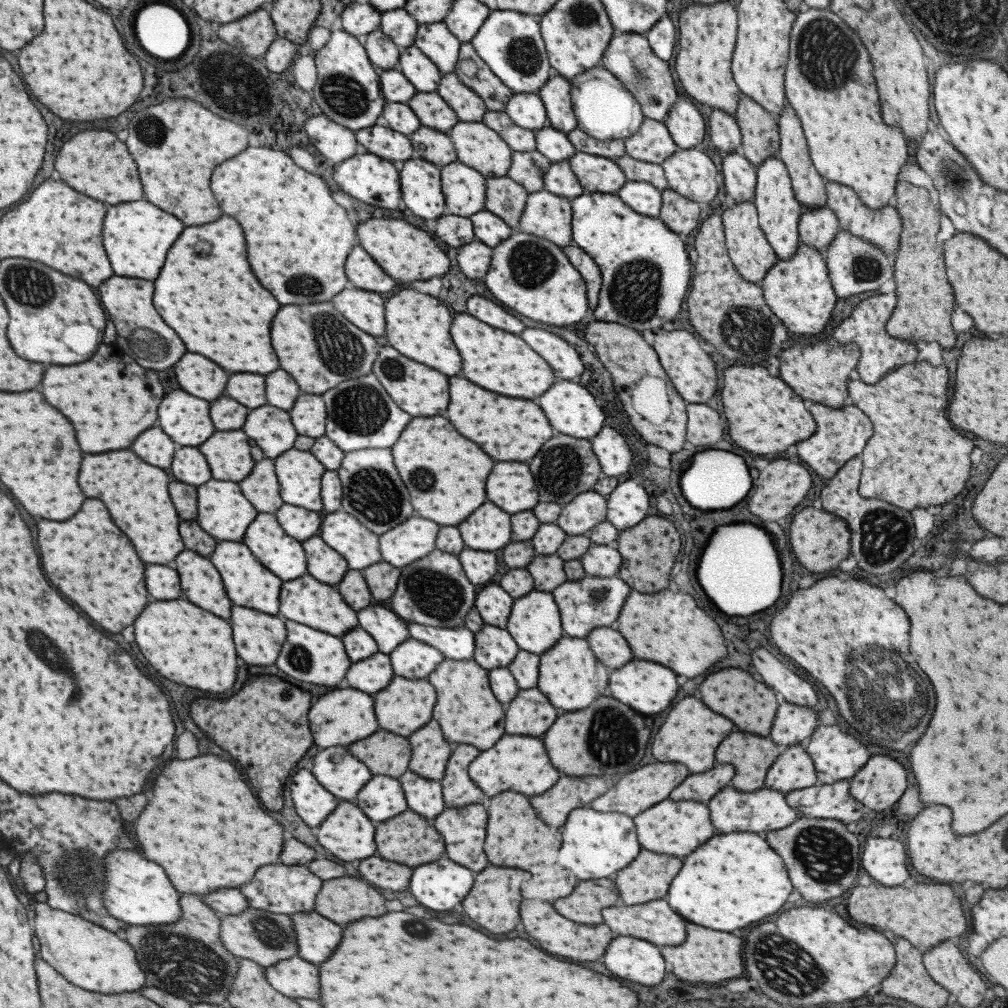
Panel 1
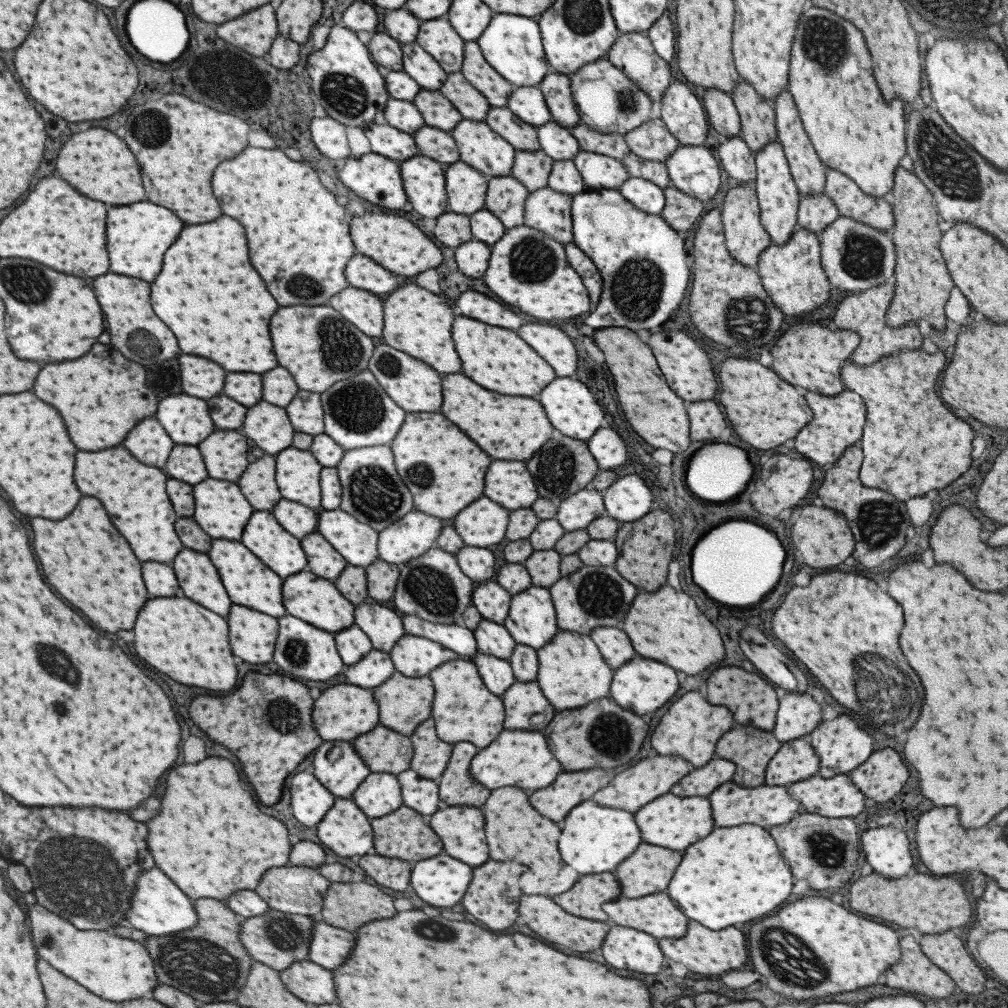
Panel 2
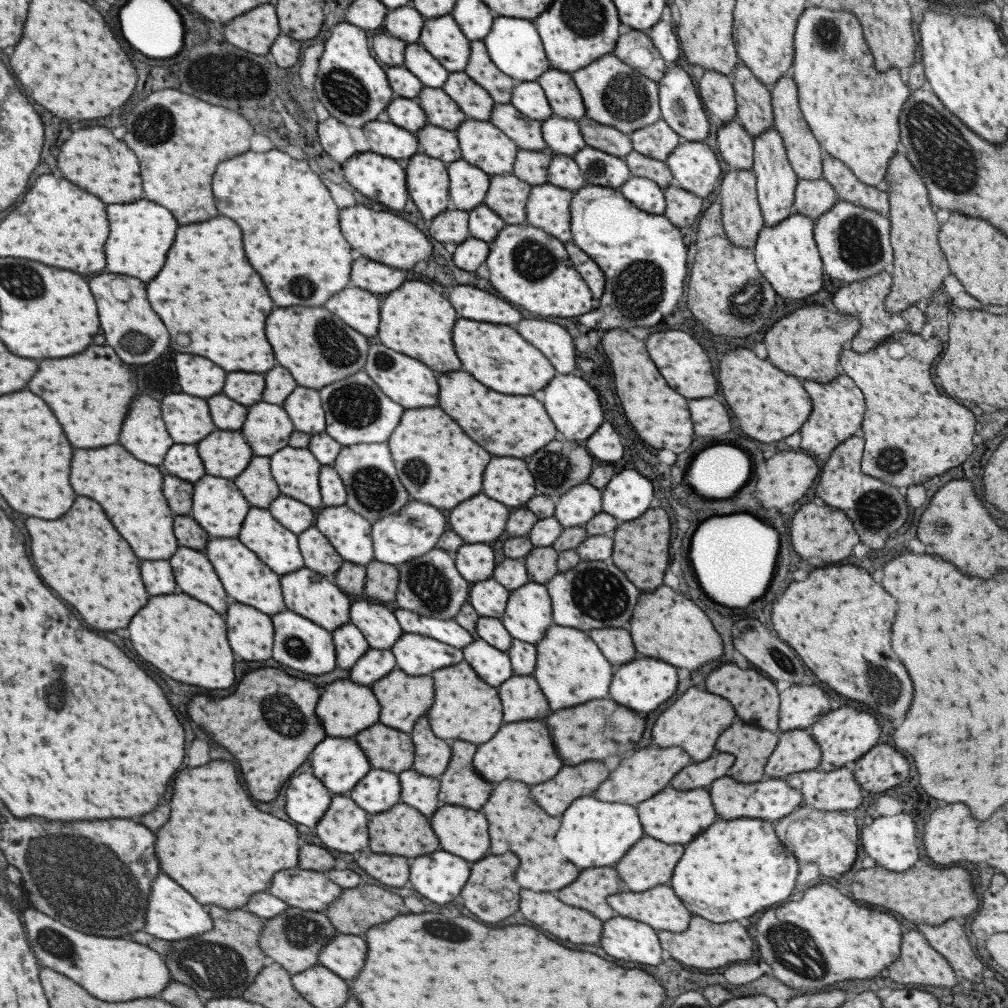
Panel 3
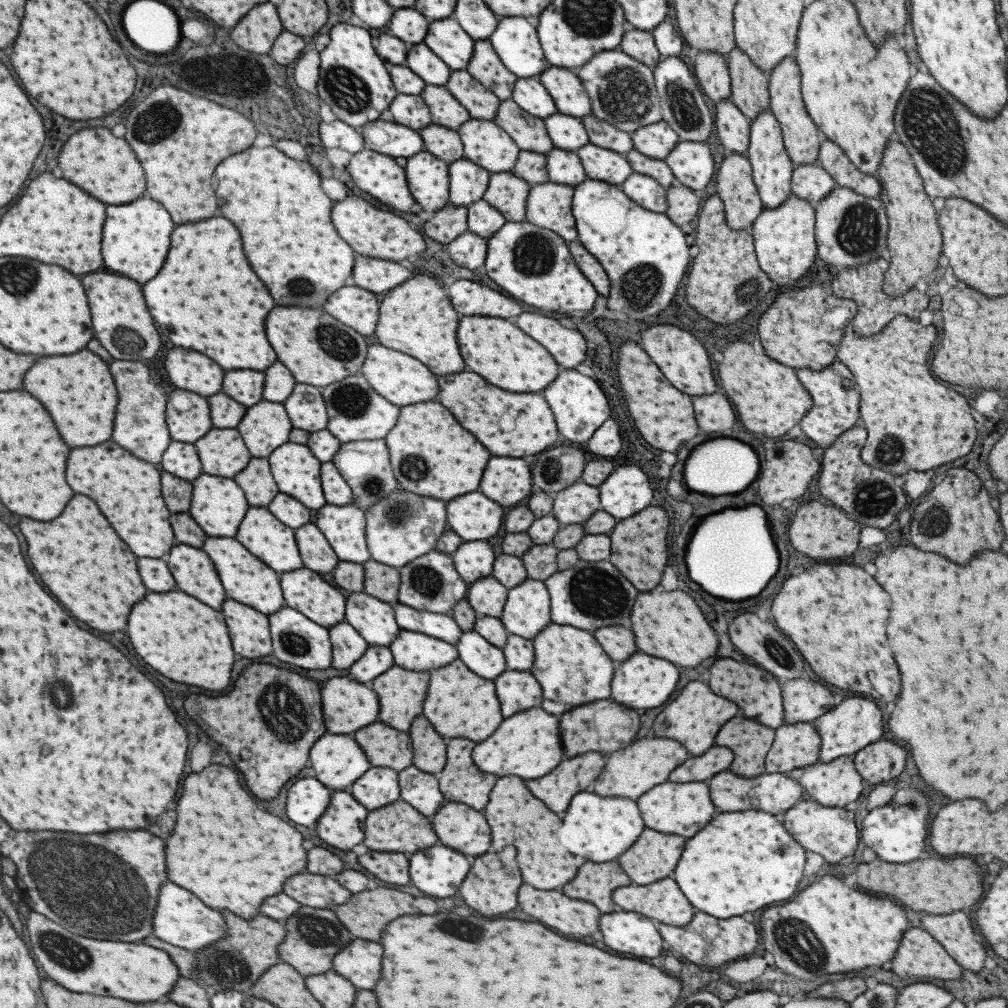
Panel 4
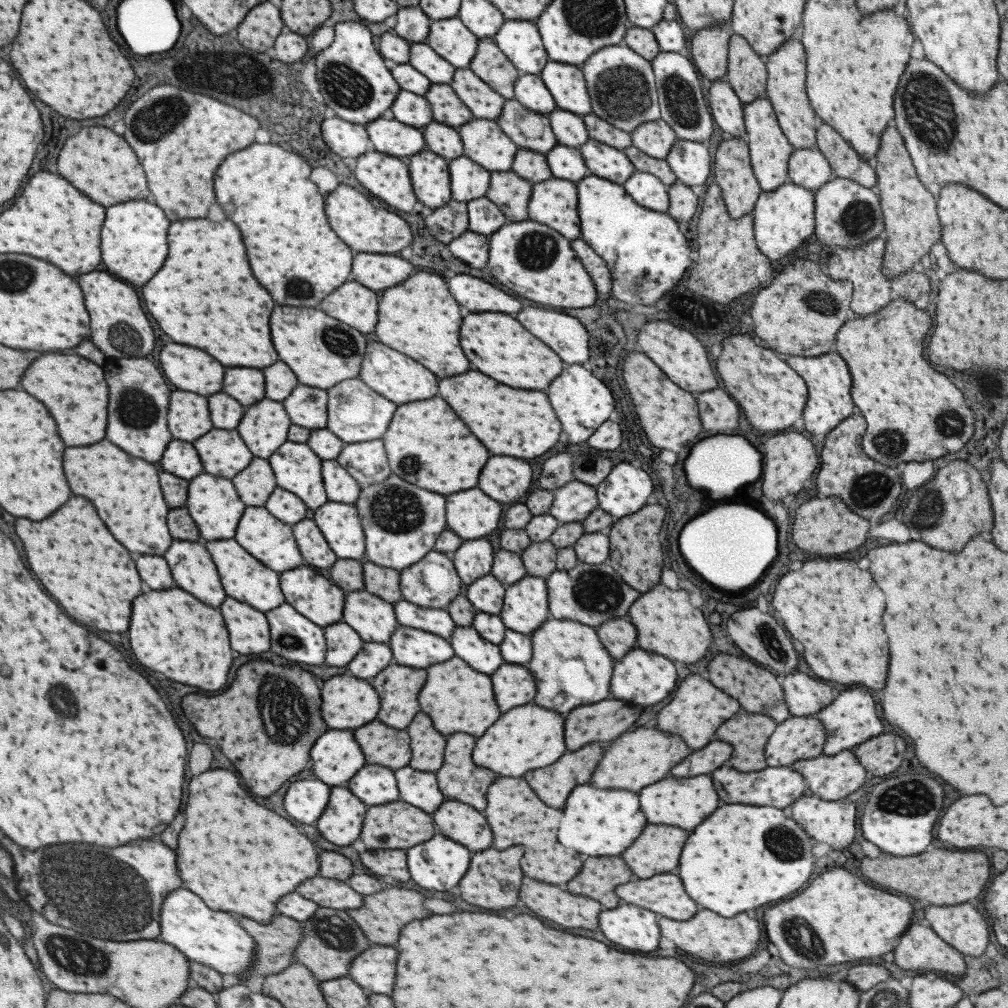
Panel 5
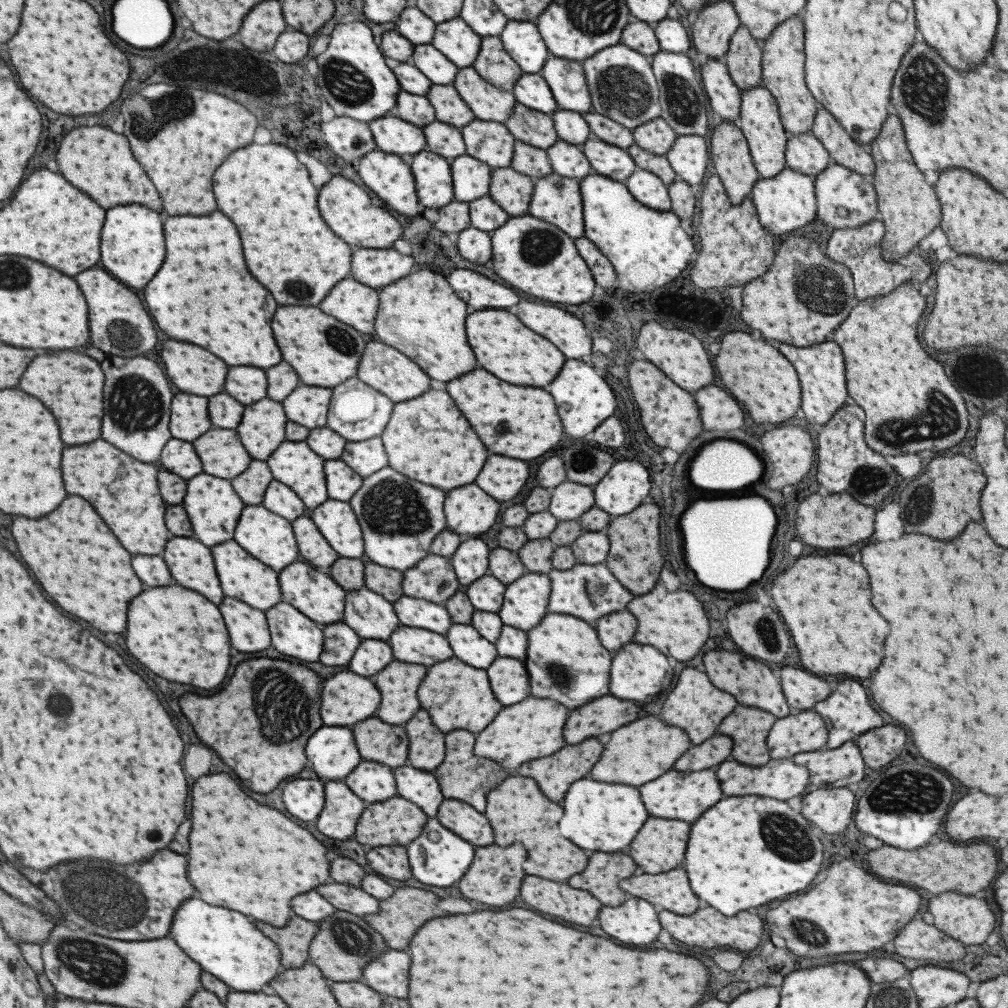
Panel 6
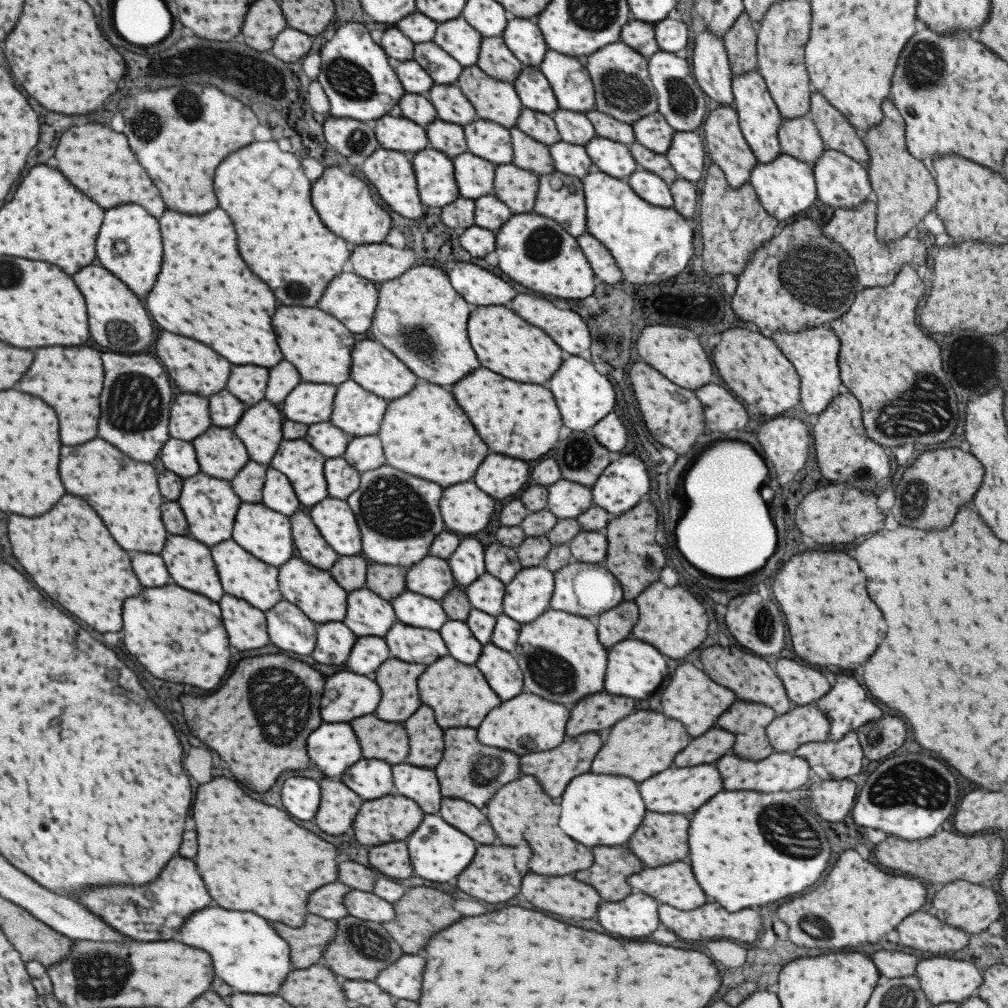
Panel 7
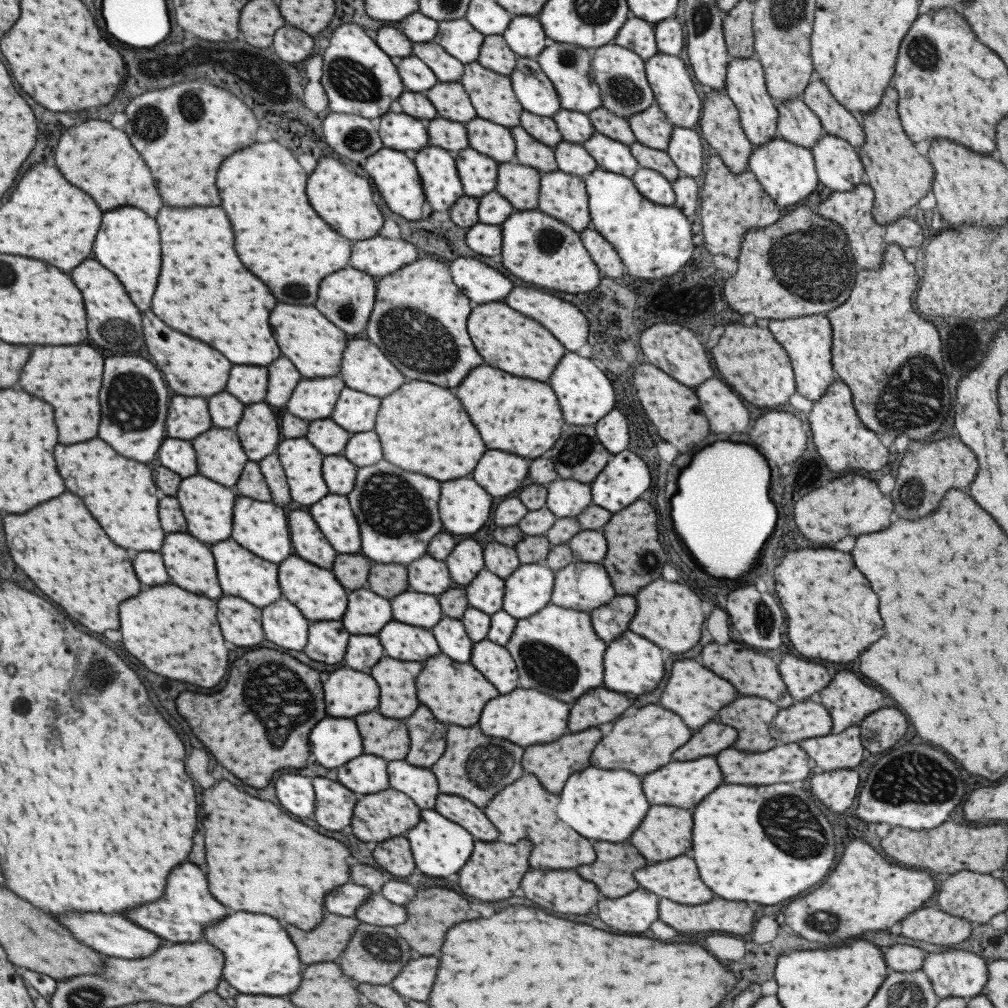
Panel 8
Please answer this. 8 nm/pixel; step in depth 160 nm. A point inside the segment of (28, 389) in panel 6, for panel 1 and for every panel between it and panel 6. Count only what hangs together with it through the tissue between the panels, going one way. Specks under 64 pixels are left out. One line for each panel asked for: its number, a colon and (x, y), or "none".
1: (89, 394)
2: (100, 397)
3: (89, 394)
4: (77, 390)
5: (73, 389)

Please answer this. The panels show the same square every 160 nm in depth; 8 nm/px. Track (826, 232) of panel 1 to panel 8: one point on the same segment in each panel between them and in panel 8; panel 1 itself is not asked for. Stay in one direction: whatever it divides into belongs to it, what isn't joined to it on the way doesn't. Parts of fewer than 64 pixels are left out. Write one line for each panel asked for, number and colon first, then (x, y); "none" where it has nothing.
2: (814, 213)
3: (812, 198)
4: (808, 181)
5: (807, 167)
6: (804, 153)
7: (797, 137)
8: (795, 123)

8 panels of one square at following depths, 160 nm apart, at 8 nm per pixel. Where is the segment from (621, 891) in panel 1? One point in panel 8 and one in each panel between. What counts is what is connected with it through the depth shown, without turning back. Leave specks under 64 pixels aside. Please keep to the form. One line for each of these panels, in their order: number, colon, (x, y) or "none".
2: (647, 871)
3: (649, 863)
4: (653, 856)
5: (656, 850)
6: (659, 846)
7: (661, 838)
8: (665, 831)

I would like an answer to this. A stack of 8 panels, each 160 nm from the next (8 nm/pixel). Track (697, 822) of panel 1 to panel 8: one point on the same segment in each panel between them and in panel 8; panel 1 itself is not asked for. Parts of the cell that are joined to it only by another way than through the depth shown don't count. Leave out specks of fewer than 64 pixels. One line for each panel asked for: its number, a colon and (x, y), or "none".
2: (670, 821)
3: (673, 817)
4: (682, 809)
5: (684, 803)
6: (676, 796)
7: (681, 790)
8: (683, 784)

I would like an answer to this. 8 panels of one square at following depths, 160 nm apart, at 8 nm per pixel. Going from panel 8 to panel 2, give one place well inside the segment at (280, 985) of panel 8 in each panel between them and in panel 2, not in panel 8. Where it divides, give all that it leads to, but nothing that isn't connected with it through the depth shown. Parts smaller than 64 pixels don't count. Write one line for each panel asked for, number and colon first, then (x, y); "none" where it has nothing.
2: (157, 907)
3: (171, 914)
4: (179, 918)
5: (215, 939)
6: (224, 943)
7: (246, 954)

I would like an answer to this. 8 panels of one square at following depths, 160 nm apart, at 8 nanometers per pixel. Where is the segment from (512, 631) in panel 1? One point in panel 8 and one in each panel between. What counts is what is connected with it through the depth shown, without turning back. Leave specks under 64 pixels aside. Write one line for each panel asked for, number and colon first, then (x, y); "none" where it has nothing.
2: (531, 621)
3: (527, 615)
4: (526, 610)
5: (524, 607)
6: (525, 601)
7: (528, 594)
8: (527, 589)

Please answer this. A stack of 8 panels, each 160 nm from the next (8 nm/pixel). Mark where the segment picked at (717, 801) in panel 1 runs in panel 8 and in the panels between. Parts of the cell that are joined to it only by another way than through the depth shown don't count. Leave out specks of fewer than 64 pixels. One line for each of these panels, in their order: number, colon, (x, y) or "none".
2: (767, 806)
3: (769, 799)
4: (772, 793)
5: (779, 786)
6: (781, 778)
7: (780, 770)
8: (787, 762)

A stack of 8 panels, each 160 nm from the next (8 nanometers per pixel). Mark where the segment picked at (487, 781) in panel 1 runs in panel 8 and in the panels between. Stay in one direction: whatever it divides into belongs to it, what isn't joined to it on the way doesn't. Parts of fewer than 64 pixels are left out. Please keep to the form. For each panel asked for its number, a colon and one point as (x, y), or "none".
2: (519, 758)
3: (522, 751)
4: (527, 745)
5: (527, 737)
6: (531, 729)
7: (536, 725)
8: (525, 717)

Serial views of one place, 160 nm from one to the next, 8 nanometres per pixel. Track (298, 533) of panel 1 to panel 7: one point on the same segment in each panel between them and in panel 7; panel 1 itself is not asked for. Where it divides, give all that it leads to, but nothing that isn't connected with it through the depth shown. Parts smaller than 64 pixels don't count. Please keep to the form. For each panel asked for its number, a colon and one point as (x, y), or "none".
2: (298, 520)
3: (291, 514)
4: (290, 512)
5: (285, 506)
6: (278, 498)
7: (277, 494)

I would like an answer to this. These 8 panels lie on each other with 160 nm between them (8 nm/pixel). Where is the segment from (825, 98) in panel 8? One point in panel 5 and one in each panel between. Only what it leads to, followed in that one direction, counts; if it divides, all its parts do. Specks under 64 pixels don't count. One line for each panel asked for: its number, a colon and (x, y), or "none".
5: (844, 162)
6: (843, 150)
7: (836, 133)

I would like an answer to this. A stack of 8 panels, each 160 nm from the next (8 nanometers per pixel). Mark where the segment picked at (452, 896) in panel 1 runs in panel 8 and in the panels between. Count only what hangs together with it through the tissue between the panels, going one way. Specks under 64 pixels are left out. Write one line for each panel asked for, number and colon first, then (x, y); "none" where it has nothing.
2: (444, 879)
3: (439, 876)
4: (438, 871)
5: (437, 864)
6: (438, 858)
7: (438, 852)
8: (440, 848)

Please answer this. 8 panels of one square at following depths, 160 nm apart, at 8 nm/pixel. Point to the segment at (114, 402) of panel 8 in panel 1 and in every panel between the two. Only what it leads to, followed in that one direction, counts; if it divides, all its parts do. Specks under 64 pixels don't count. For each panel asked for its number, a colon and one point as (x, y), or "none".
1: (152, 446)
2: (146, 441)
3: (143, 435)
4: (139, 427)
5: (138, 394)
6: (136, 397)
7: (135, 400)

